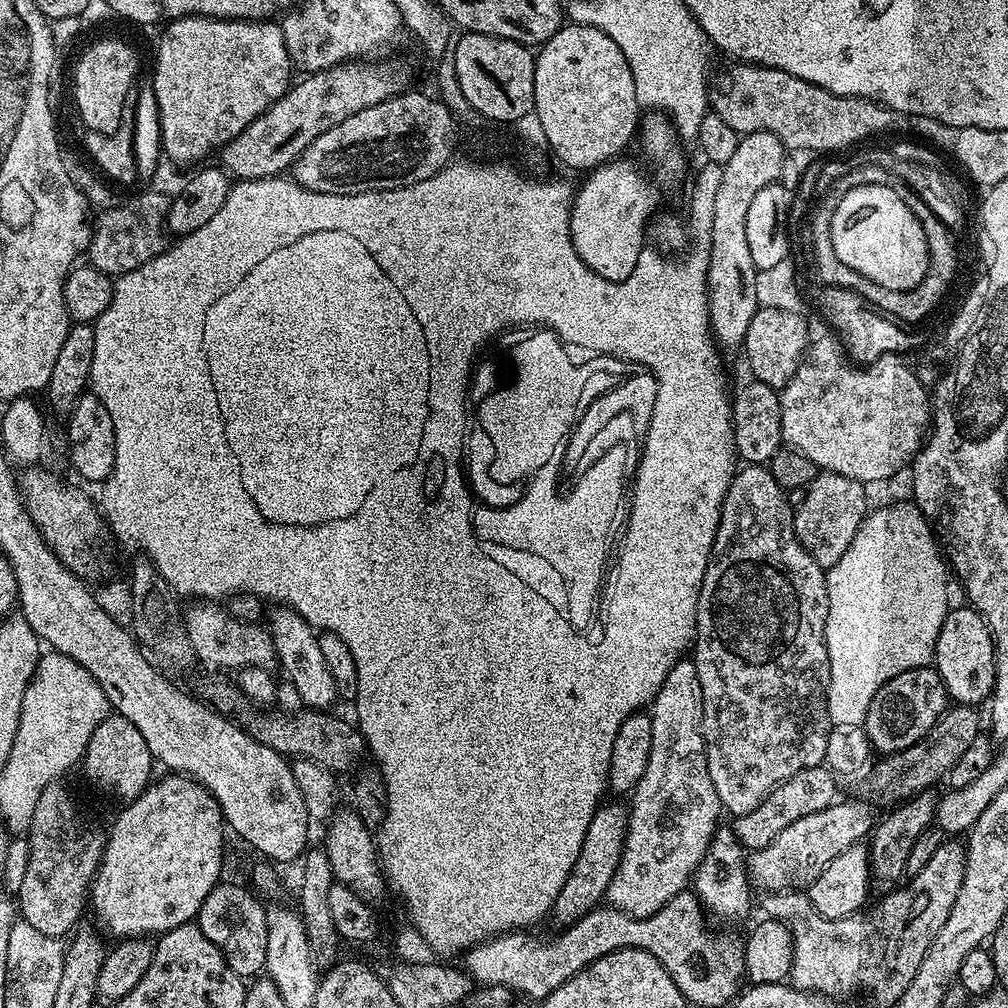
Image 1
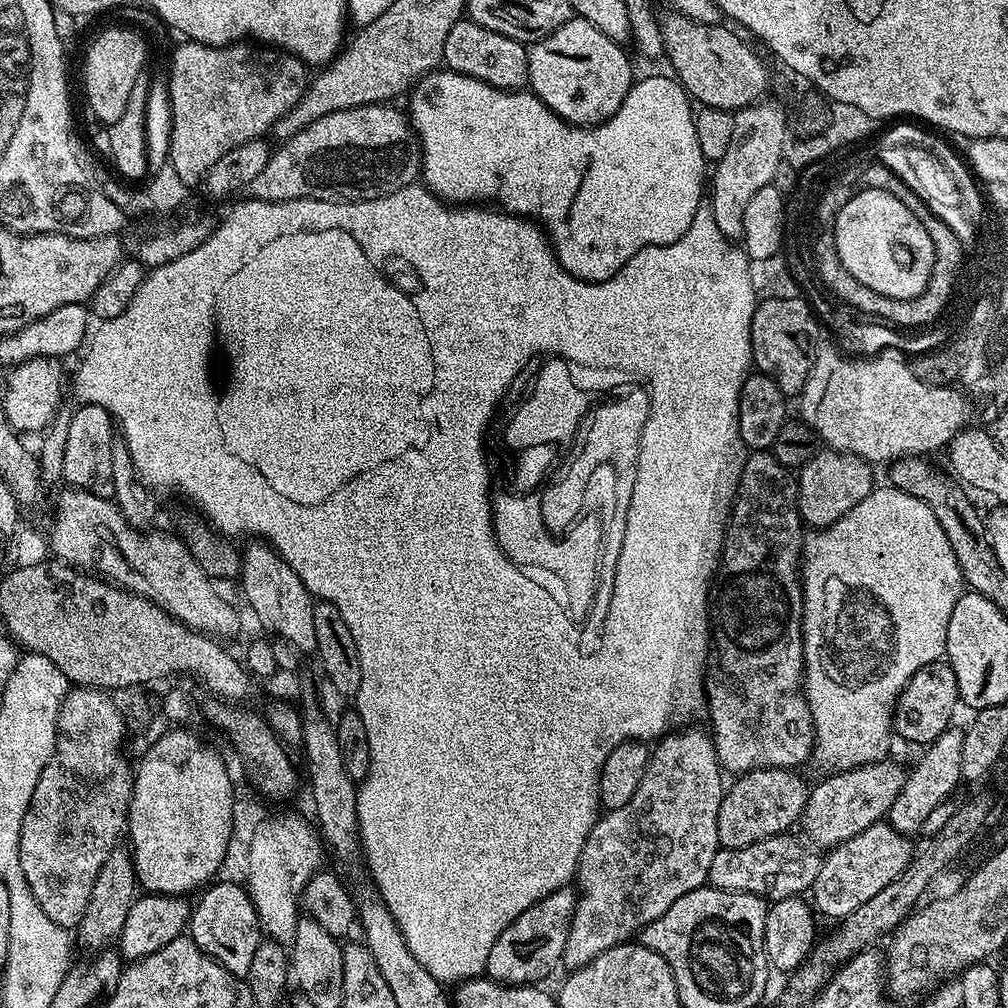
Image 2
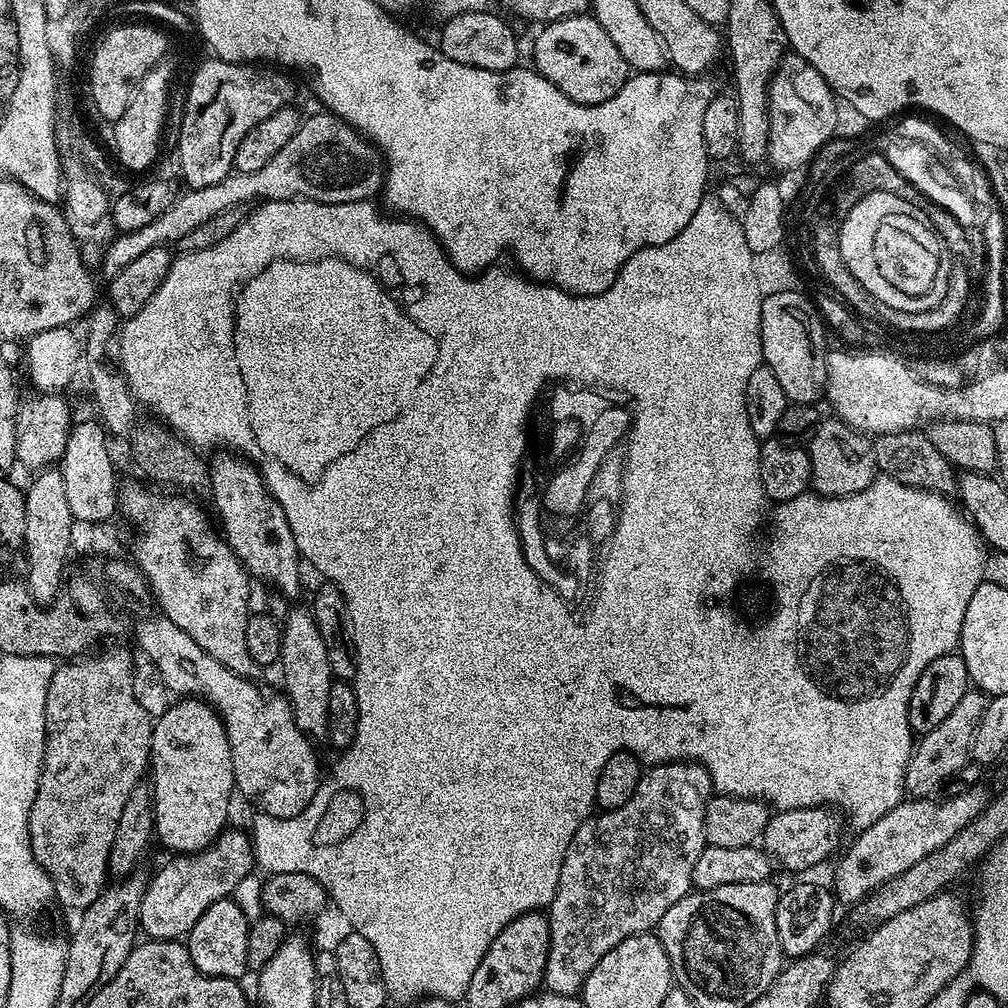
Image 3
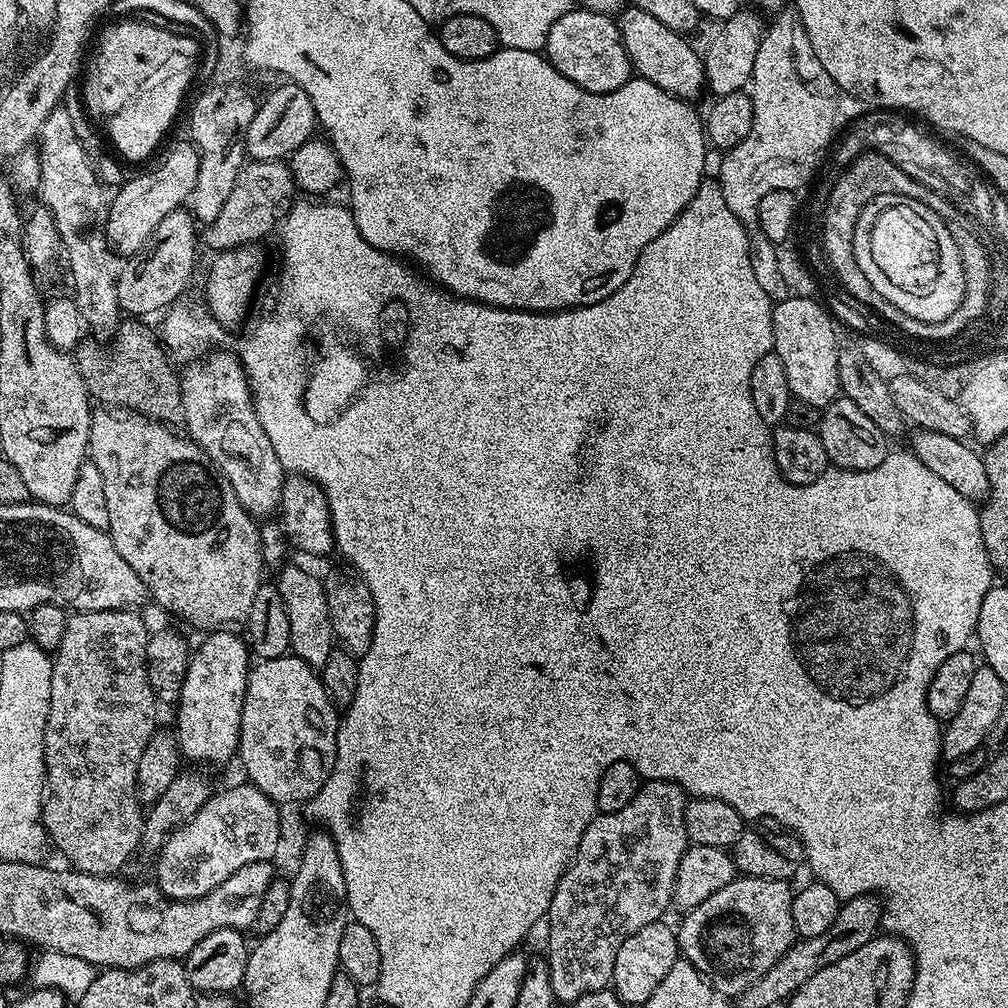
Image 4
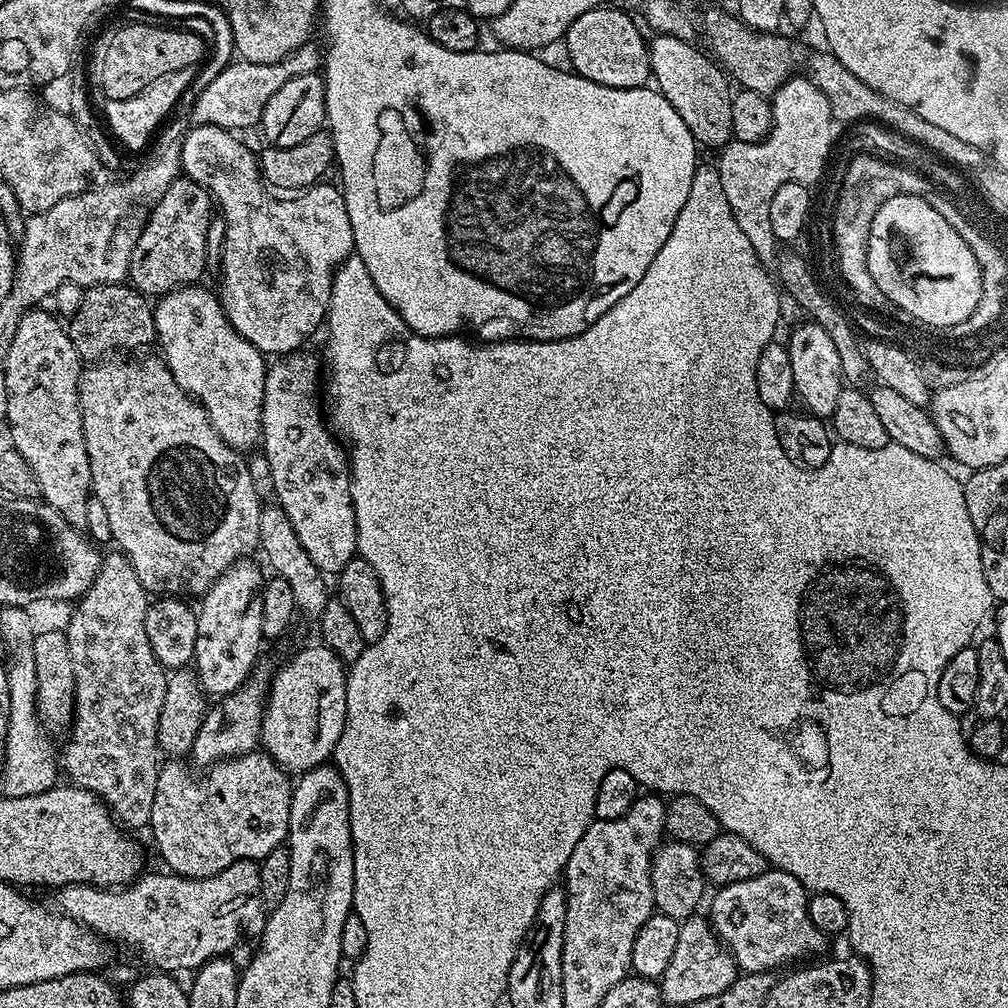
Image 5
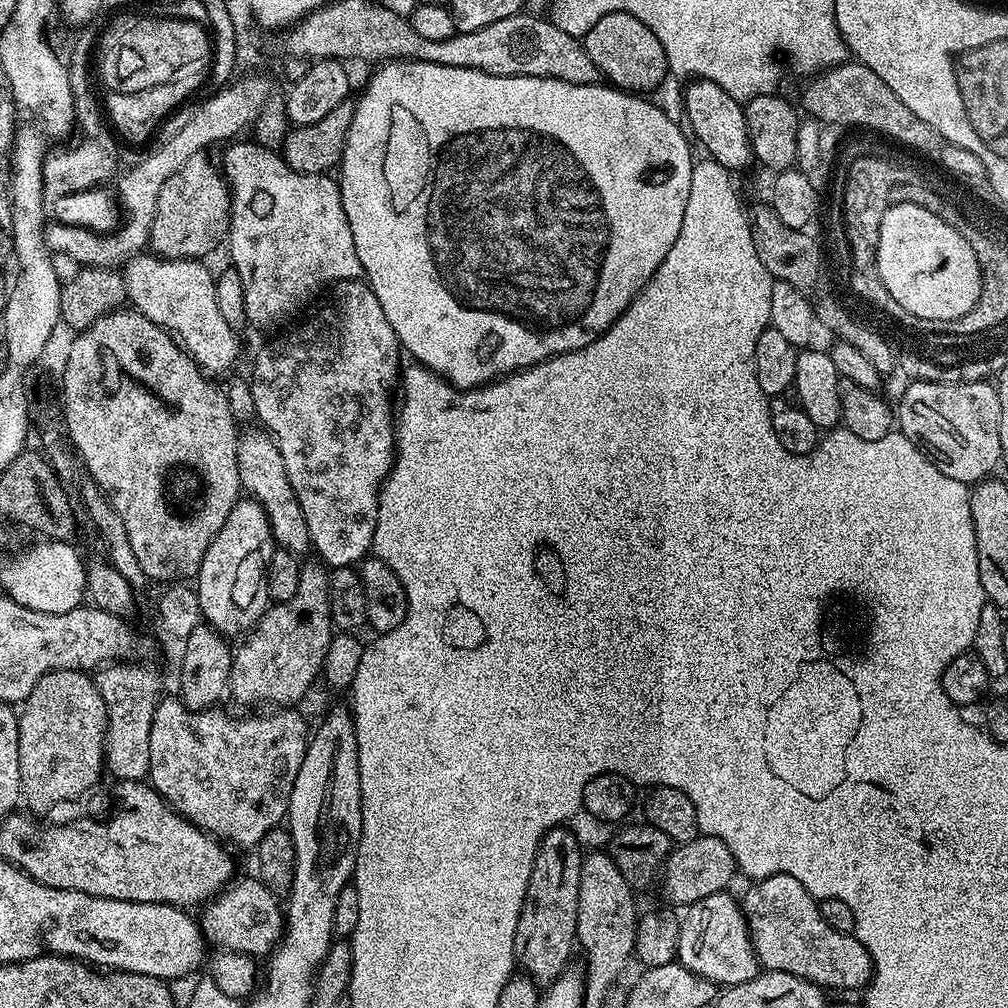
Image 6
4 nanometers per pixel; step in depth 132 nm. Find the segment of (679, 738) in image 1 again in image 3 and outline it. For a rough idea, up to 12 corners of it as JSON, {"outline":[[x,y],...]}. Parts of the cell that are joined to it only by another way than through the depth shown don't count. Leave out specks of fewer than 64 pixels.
{"outline":[[641,771],[584,820],[546,909],[543,987],[579,993],[693,891],[710,774]]}

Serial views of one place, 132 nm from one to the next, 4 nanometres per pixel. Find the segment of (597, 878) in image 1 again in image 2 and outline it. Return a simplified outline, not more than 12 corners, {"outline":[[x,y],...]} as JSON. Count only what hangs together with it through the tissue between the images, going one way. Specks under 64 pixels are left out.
{"outline":[[571,887],[522,910],[490,946],[487,979],[536,986],[561,967]]}

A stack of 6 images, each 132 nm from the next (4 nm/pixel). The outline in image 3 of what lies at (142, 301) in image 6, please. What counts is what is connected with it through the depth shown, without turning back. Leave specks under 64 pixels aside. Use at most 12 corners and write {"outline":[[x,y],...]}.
{"outline":[[232,450],[208,470],[223,539],[275,591],[302,557],[259,468]]}

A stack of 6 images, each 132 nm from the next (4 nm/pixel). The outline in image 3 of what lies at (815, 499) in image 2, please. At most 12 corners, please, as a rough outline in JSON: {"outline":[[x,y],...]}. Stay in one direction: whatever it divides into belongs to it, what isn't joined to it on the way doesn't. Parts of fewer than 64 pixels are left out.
{"outline":[[821,419],[806,444],[813,493],[858,494],[876,479],[872,440]]}

